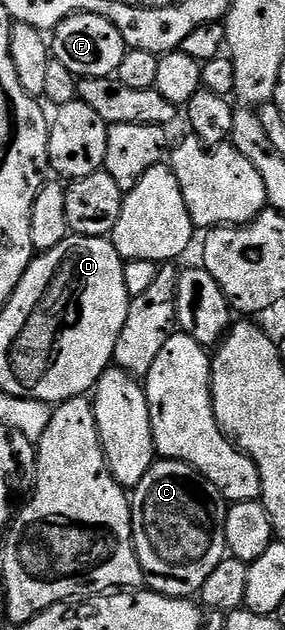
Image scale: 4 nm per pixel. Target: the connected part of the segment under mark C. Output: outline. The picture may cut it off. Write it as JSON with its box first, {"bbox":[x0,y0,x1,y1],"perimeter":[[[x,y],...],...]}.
{"bbox":[129,459,228,599],"perimeter":[[[158,459],[148,471],[148,475],[144,475],[144,479],[140,479],[138,486],[129,494],[129,499],[134,550],[142,568],[145,588],[151,593],[183,599],[201,594],[204,579],[208,579],[208,575],[212,575],[212,571],[216,571],[216,567],[228,556],[226,547],[228,502],[221,491],[191,465],[185,465],[183,461]]]}

